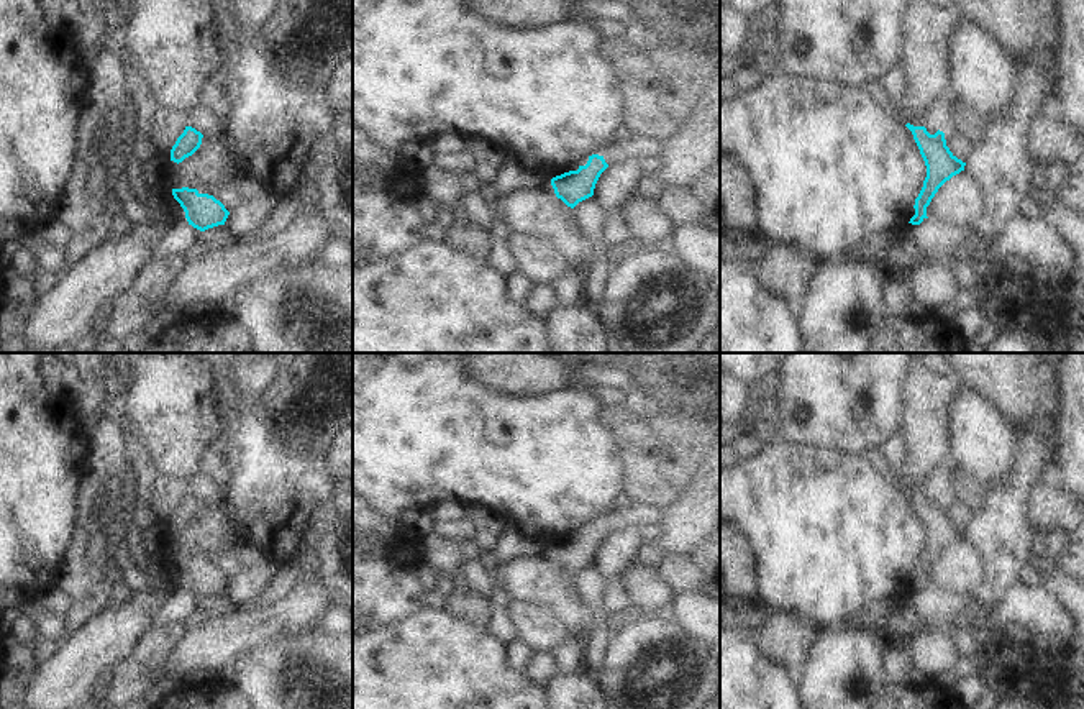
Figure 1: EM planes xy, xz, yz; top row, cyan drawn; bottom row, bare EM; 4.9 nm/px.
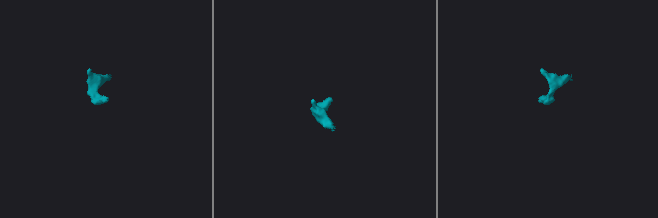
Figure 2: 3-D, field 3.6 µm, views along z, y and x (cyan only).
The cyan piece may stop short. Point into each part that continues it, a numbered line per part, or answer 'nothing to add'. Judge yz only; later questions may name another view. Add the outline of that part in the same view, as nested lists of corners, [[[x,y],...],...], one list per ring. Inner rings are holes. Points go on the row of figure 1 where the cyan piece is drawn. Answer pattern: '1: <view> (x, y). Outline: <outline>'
nothing to add.

